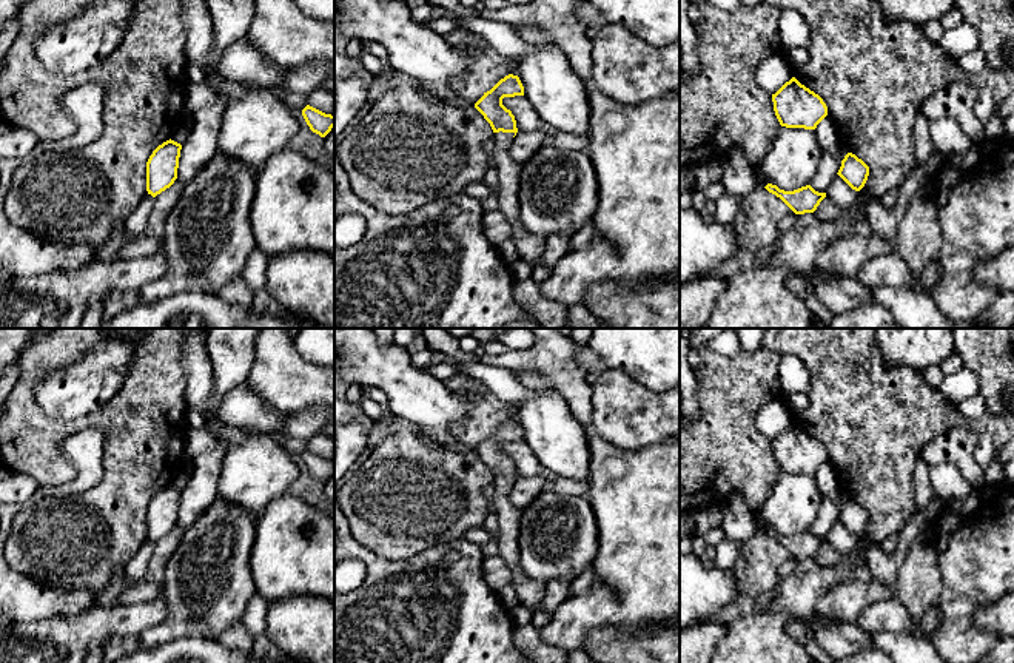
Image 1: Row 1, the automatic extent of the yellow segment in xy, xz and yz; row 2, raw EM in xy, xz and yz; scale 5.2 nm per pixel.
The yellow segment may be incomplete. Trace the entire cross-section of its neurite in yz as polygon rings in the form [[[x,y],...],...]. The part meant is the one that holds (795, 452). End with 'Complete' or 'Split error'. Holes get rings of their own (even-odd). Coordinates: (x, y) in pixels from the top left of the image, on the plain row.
[[[795,422],[772,439],[774,456],[781,472],[815,475],[828,461],[823,444]]]. Complete

